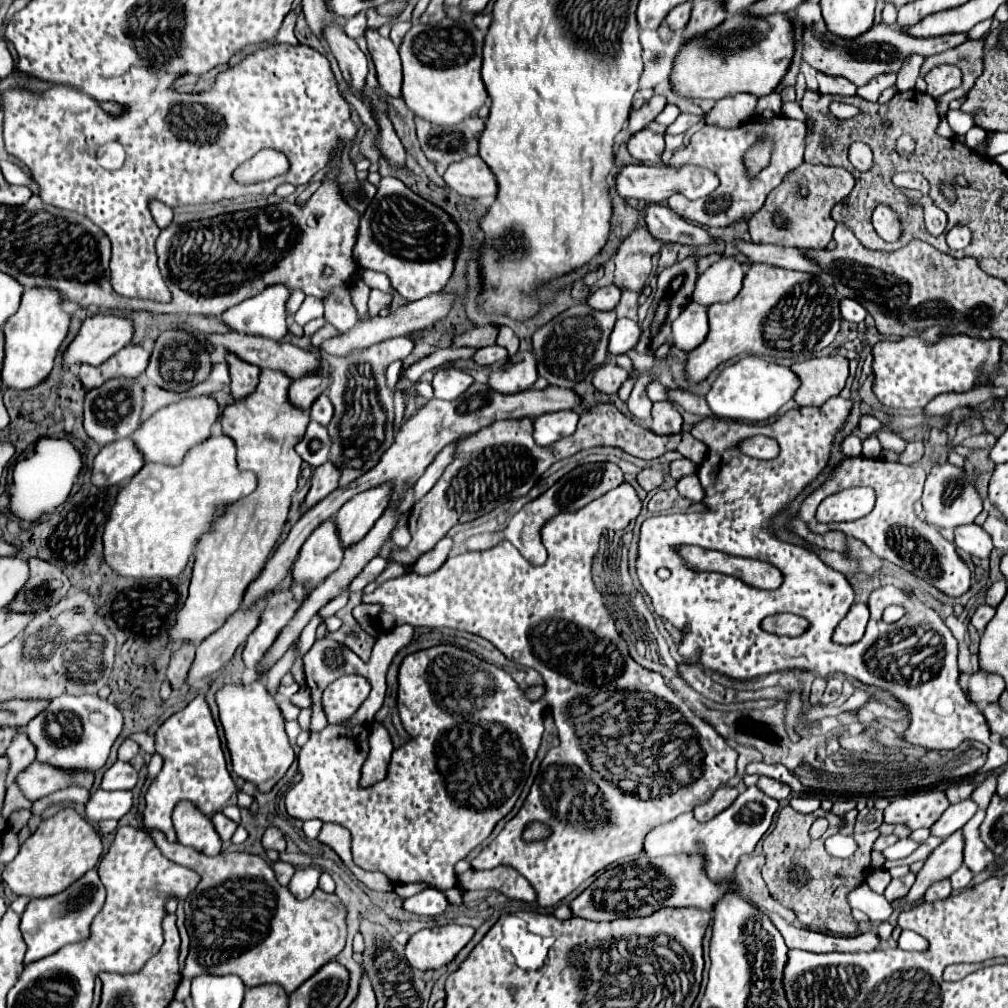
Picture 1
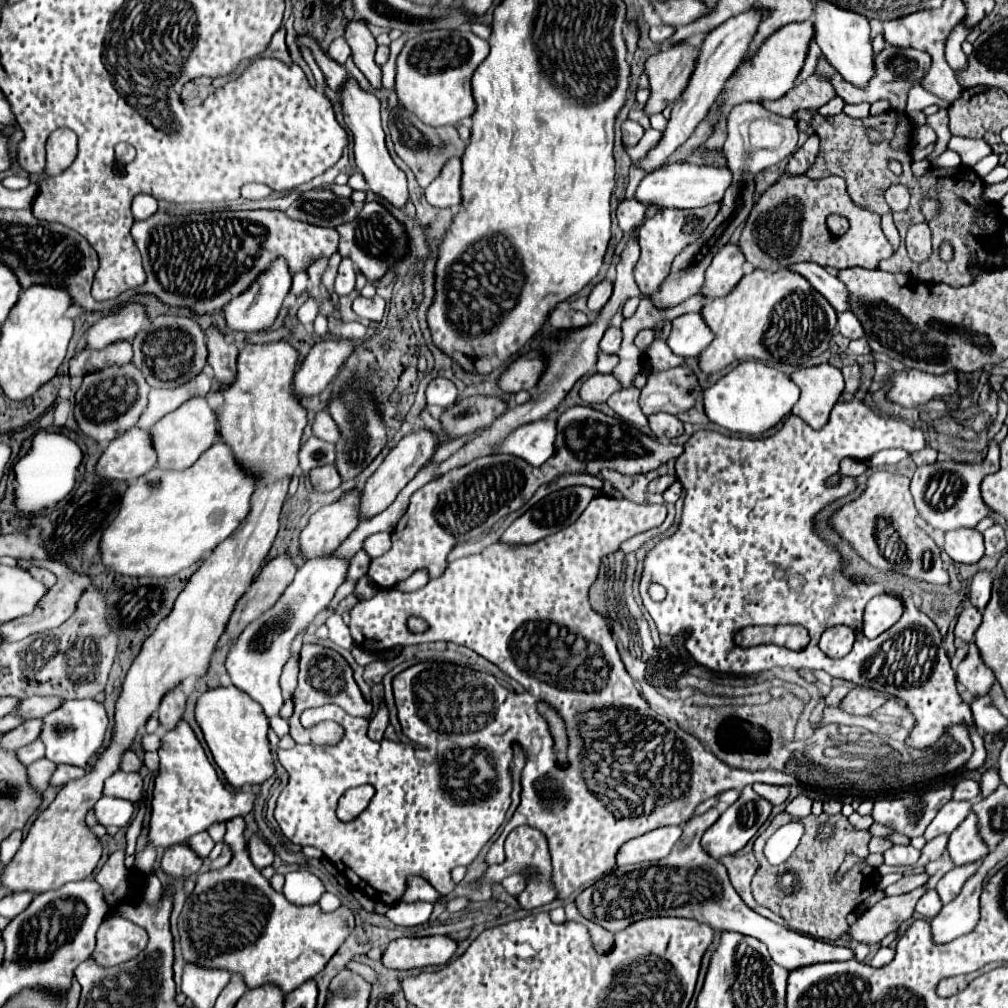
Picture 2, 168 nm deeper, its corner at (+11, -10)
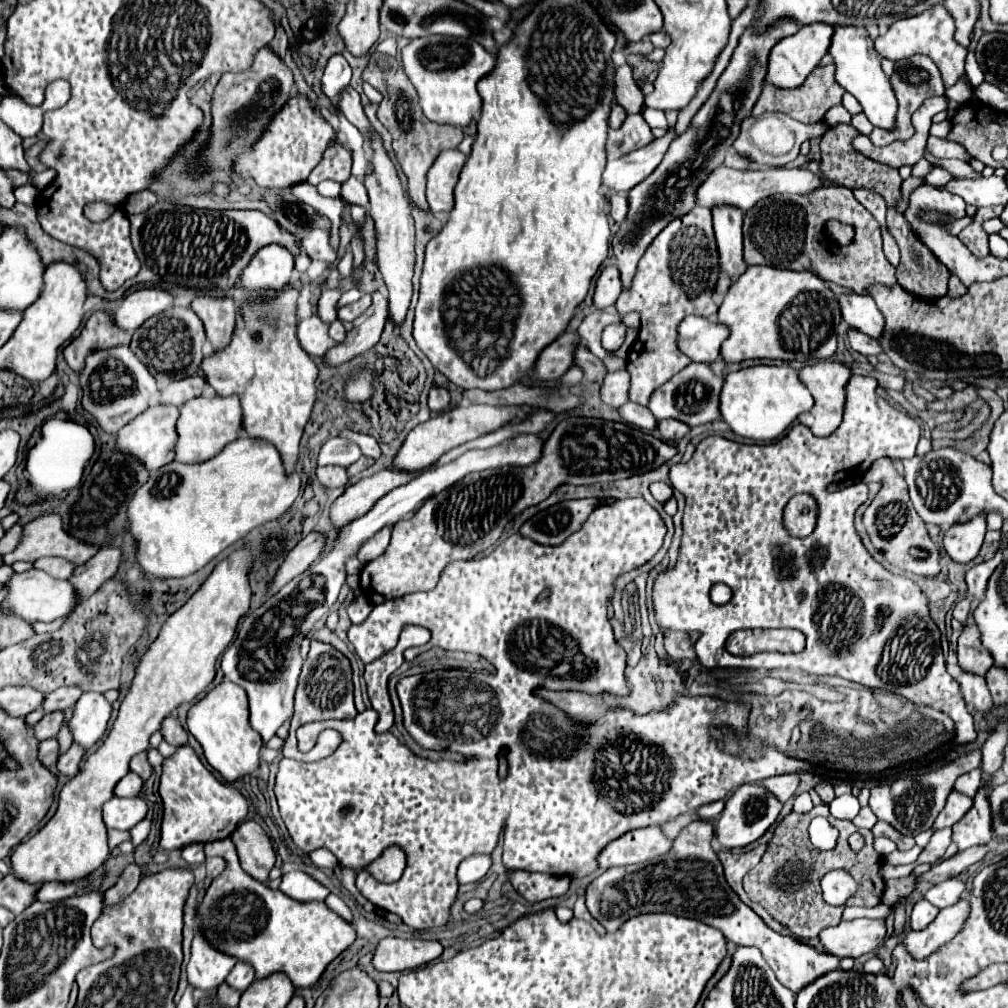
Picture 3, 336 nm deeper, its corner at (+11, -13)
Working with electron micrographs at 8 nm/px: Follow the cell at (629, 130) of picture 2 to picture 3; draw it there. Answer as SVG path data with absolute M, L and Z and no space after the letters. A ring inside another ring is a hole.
M640 114L626 116L620 130L608 132L608 148L616 148L622 154L638 150L646 146L648 142L652 142L650 126L646 124L646 120Z

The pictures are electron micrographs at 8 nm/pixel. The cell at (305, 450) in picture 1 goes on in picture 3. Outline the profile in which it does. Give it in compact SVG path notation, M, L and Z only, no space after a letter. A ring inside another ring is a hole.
M332 438L322 446L322 450L318 454L318 466L332 464L332 466L348 468L360 456L362 456L362 452L354 442L344 440L344 438Z

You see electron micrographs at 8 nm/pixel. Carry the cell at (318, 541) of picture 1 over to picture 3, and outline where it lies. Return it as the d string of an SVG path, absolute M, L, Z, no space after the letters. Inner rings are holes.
M386 468L370 478L362 478L360 482L348 486L342 496L338 496L330 506L330 522L336 528L346 526L348 522L364 516L378 498L388 494L392 488L406 484L416 474L398 472L392 468Z

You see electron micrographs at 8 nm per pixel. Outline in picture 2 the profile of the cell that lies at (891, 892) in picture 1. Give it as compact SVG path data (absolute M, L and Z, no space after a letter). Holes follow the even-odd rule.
M918 873L918 875L904 875L900 881L896 881L894 885L890 885L886 889L886 895L892 897L892 895L902 895L902 893L910 893L914 891L916 887L922 887L926 881L930 879L928 873Z

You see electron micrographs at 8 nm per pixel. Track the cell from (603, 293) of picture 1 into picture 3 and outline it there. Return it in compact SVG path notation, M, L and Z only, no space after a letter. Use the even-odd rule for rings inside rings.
M606 266L598 280L596 280L596 290L594 290L594 306L598 310L604 310L608 306L612 306L618 296L622 292L622 284L620 284L620 274L616 266Z

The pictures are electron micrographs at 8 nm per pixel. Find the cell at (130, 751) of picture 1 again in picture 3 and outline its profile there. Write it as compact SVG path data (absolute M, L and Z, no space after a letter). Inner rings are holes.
M140 752L140 754L136 754L136 756L130 760L130 770L136 772L142 780L148 780L148 778L150 778L152 766L150 766L148 760L146 760L146 752Z

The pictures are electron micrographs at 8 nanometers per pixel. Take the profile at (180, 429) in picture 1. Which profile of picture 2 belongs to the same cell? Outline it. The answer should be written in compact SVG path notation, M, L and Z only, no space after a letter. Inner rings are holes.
M194 397L182 403L176 411L170 415L162 417L154 427L152 427L152 443L158 453L158 465L160 469L188 469L194 465L194 461L216 441L218 437L218 417L210 409L204 397Z

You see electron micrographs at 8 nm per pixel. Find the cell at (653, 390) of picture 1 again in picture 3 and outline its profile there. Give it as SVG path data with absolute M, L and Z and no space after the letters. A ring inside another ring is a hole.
M690 364L690 368L678 372L674 378L670 378L670 382L666 382L658 390L654 390L646 408L658 420L674 418L674 420L682 420L688 426L698 426L698 424L718 420L720 418L720 414L718 414L718 394L722 390L722 382L724 382L724 378L716 376L708 368L708 364ZM688 388L690 388L690 396L684 396L688 392Z

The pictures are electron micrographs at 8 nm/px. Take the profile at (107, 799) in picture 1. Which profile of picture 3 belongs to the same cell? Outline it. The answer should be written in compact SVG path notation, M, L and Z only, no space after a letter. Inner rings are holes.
M110 798L104 808L104 824L106 828L116 828L116 830L130 830L134 824L138 824L146 816L148 808L142 798Z

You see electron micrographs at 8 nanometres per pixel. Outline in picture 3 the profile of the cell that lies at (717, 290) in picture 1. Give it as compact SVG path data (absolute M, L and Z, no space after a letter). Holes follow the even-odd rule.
M722 206L712 210L716 246L718 246L718 266L720 274L728 278L738 278L746 270L742 254L742 212Z

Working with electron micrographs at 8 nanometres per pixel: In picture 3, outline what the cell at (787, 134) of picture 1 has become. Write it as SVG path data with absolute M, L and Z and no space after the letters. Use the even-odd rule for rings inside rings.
M694 208L682 218L674 218L646 248L638 262L632 288L624 290L616 302L620 316L632 310L638 310L642 316L638 338L626 360L626 370L630 374L630 400L646 404L658 386L690 364L690 358L676 348L676 328L688 314L716 314L718 304L714 302L712 292L718 276L712 212L706 208Z

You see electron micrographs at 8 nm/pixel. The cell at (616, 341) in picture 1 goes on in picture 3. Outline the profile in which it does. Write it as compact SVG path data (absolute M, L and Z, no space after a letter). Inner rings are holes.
M612 324L602 332L602 346L610 352L616 352L622 346L624 336L626 336L626 328L620 324Z

